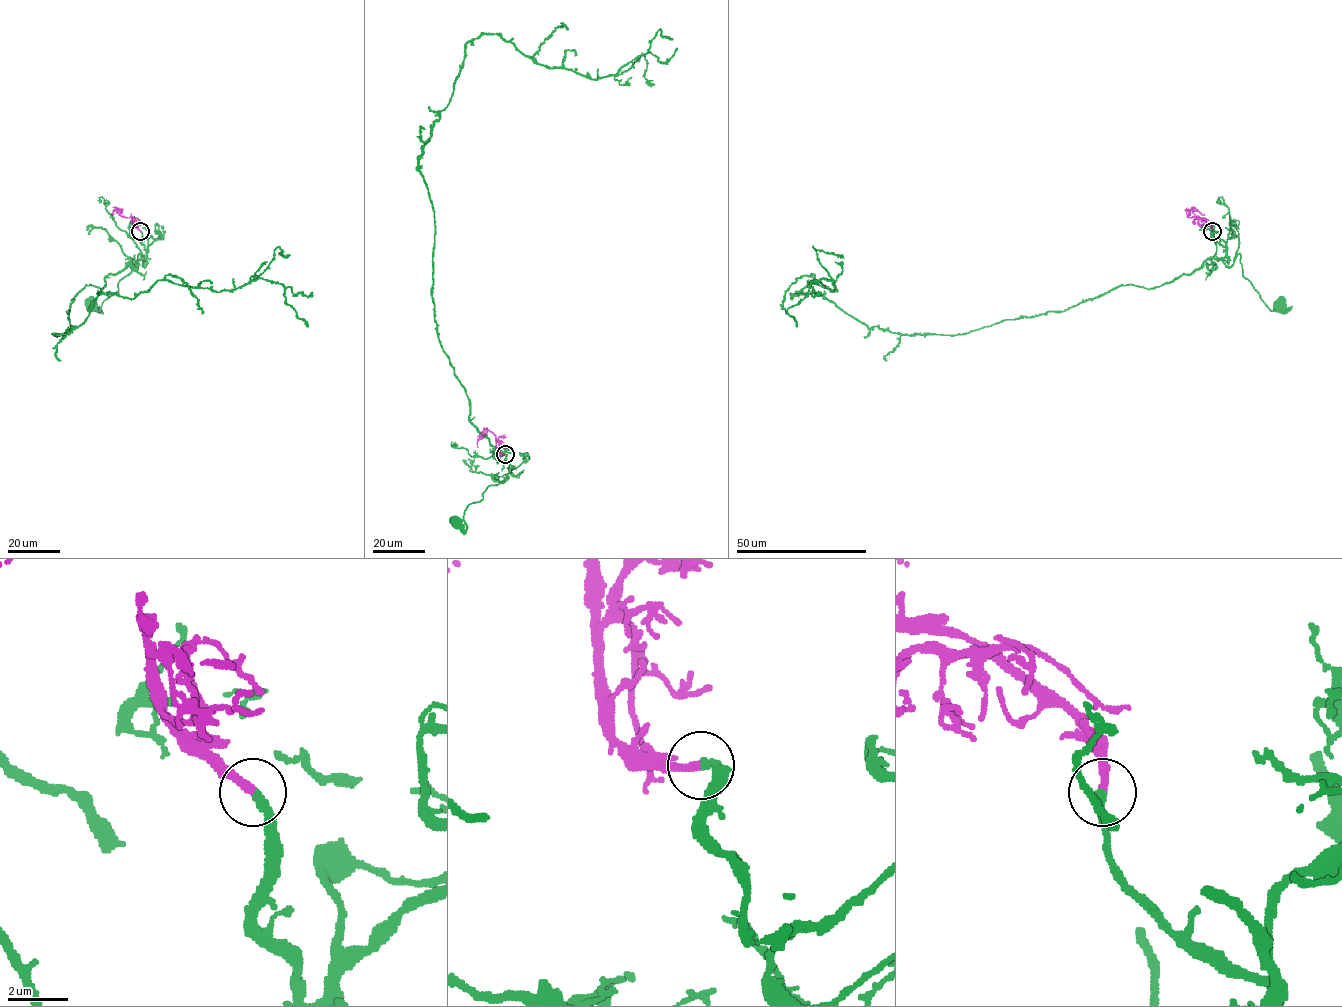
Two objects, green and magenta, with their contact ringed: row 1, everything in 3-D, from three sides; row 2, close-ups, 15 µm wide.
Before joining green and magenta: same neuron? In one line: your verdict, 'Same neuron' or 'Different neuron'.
Same neuron

